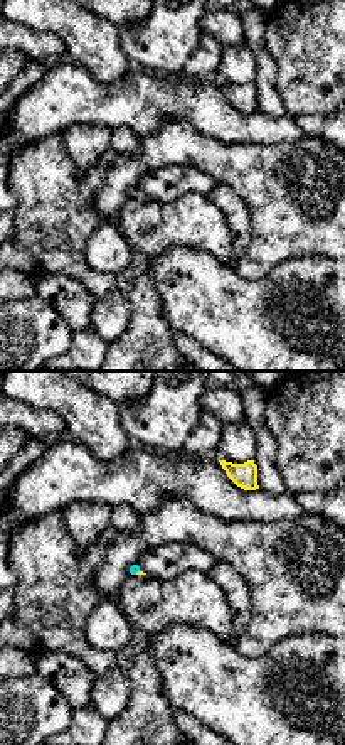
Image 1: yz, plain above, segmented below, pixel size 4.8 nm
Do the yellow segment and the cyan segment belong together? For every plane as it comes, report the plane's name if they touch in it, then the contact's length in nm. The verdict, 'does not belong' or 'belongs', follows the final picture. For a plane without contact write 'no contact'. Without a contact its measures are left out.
no contact

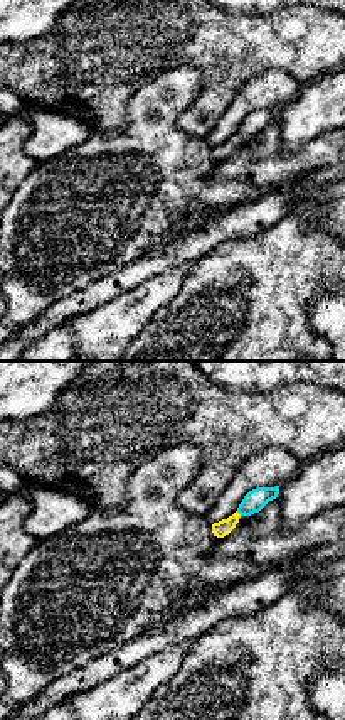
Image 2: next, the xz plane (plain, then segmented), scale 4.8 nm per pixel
contact in xz; length 40 nm

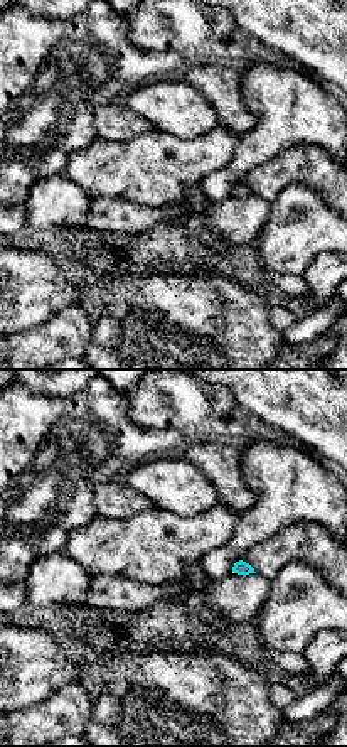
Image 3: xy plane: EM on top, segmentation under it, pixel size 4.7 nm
no contact

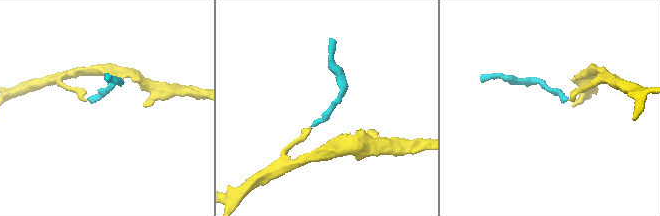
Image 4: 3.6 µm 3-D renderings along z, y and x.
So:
belongs

